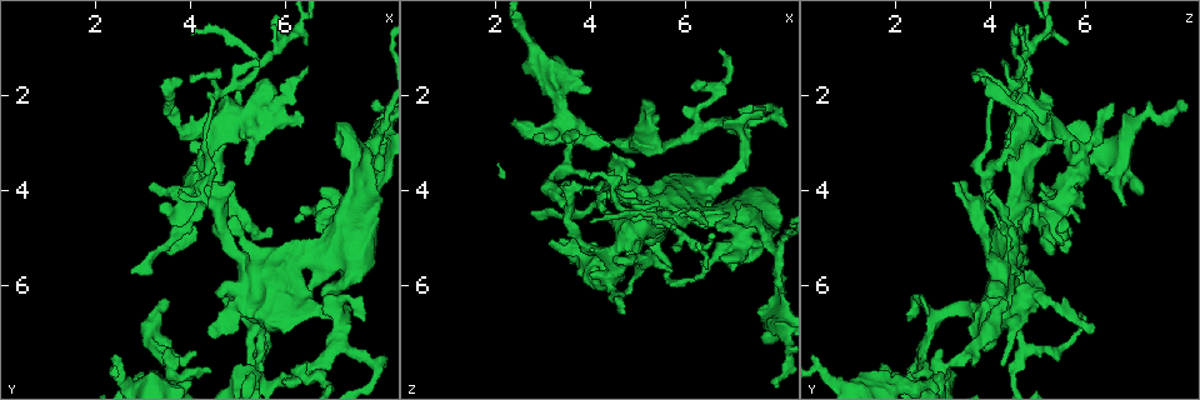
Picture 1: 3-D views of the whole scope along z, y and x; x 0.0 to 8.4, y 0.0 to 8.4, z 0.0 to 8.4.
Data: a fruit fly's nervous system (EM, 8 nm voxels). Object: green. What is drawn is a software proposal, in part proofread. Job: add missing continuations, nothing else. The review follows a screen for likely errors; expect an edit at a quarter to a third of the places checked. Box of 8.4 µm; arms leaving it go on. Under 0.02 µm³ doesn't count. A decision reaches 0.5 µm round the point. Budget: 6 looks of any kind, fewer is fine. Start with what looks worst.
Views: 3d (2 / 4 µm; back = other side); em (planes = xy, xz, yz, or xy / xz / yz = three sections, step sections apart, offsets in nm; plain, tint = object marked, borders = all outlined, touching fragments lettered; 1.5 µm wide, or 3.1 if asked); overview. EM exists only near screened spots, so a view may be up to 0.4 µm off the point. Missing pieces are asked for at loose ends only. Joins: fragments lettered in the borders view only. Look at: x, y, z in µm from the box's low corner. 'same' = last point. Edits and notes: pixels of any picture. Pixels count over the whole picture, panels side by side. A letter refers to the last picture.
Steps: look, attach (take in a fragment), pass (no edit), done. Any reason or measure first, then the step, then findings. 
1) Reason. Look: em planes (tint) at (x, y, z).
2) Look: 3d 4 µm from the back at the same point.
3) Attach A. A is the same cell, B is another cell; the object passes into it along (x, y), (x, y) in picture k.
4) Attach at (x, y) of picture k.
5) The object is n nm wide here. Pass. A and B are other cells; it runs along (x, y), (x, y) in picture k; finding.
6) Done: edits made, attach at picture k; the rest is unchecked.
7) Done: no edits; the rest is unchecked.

An open end. Look: 3d 2 µm at (3.60, 5.35, 5.35).

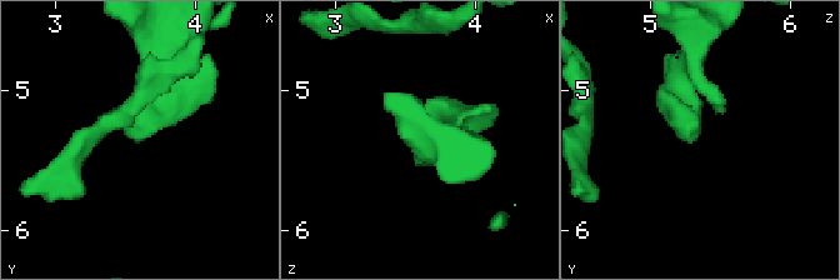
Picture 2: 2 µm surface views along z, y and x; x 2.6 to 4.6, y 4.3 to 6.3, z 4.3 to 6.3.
Shape alone is not enough. Look: em yz step 4 (tint) at (3.62, 5.36, 5.30).

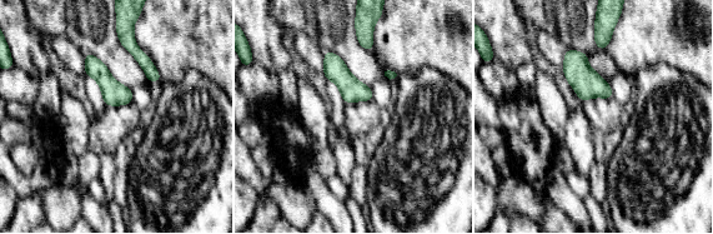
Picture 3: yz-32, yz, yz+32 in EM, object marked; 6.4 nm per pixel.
Look: em yz step 4 (borders) at the same point.

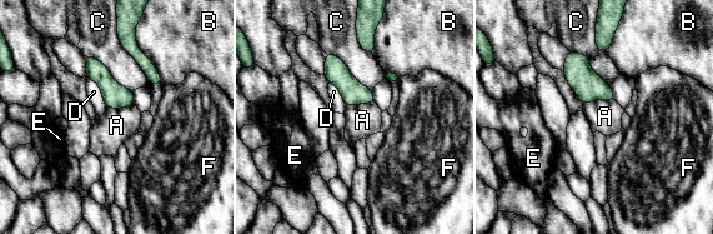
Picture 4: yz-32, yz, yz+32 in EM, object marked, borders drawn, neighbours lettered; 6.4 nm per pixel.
The longest contact is with C, 420 nm. Pass. A, B, C, D, E and F are other cells; a border runs along (613, 99), (590, 100), (583, 104) in picture 4; none of them fits.

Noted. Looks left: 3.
Tapers out. Look: em yz step 8 (borders) at (4.00, 0.55, 4.75).

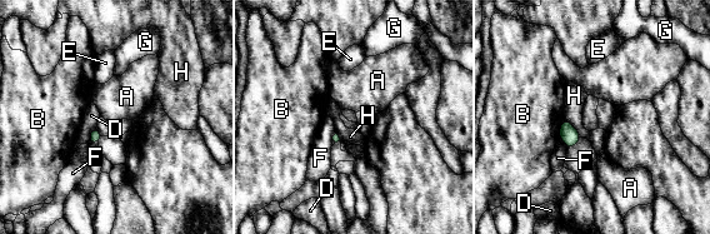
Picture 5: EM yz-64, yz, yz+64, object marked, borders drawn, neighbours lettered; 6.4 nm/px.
Look: em planes (borders) at the same point.

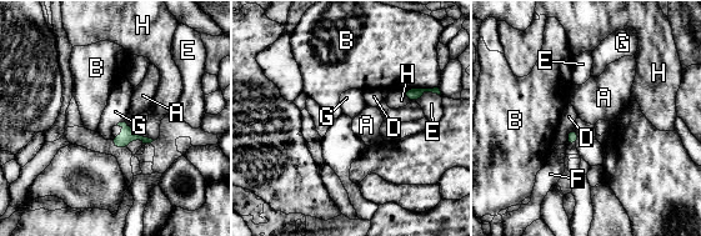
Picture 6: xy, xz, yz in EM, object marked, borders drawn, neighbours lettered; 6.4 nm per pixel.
Attach H. H is the same cell, A, B, D, E, F and G are other cells; the object passes into it along (120, 141), (150, 139), (164, 103) in picture 6; it goes on there.

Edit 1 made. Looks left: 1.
Done: edits made, attach at picture 6; the rest is unchecked.

